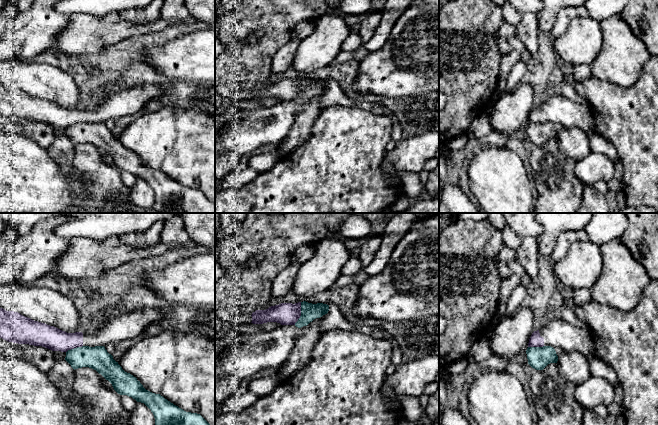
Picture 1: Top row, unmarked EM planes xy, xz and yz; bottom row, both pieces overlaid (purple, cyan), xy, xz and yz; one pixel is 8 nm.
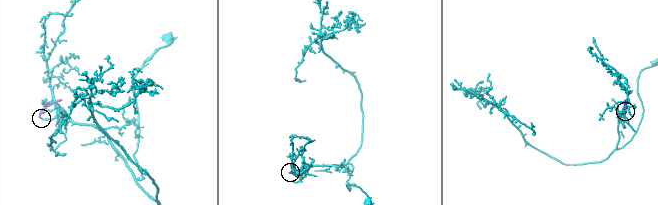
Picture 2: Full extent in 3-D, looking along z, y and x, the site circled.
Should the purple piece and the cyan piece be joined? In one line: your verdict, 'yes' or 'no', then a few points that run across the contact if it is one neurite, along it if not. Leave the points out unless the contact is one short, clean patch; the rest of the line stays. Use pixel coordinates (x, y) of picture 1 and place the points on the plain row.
no | xz (301, 78), (301, 91), (294, 100)

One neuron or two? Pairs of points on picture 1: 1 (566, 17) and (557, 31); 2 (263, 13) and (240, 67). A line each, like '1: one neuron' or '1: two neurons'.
1: one neuron
2: one neuron

